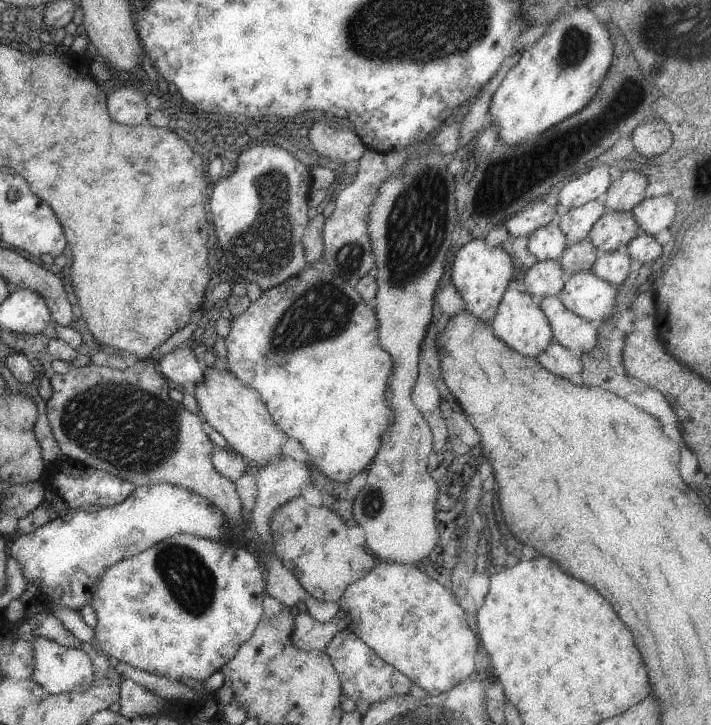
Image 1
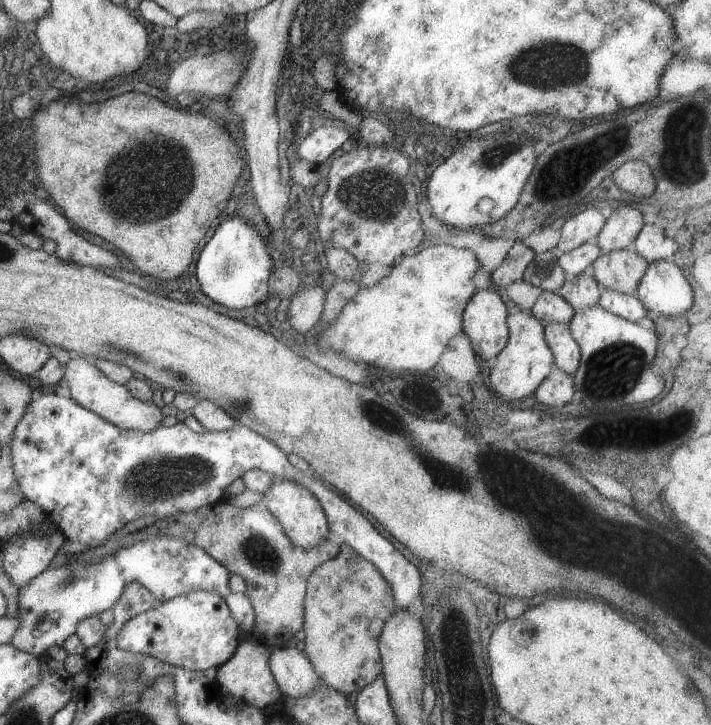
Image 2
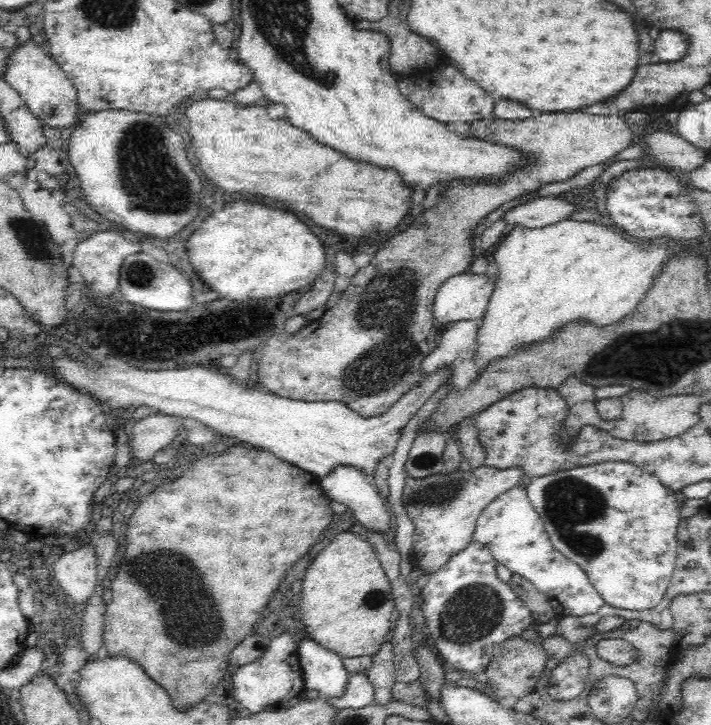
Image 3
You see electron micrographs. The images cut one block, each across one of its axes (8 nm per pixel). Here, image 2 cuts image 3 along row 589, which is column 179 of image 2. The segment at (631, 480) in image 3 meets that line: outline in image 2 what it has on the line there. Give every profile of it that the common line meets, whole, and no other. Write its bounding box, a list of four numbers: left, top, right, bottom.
[116,590,241,671]

